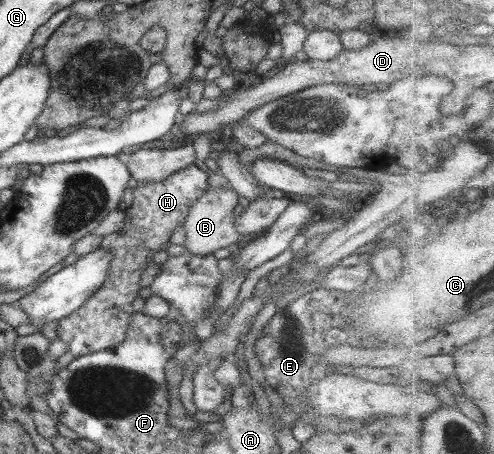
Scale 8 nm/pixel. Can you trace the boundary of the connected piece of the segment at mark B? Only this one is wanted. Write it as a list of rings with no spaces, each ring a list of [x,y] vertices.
[[[207,186],[203,190],[201,196],[190,206],[182,224],[185,233],[182,247],[185,248],[187,255],[203,256],[225,247],[234,249],[243,242],[241,234],[233,226],[233,208],[238,204],[238,196],[239,194],[231,186],[227,188]]]

